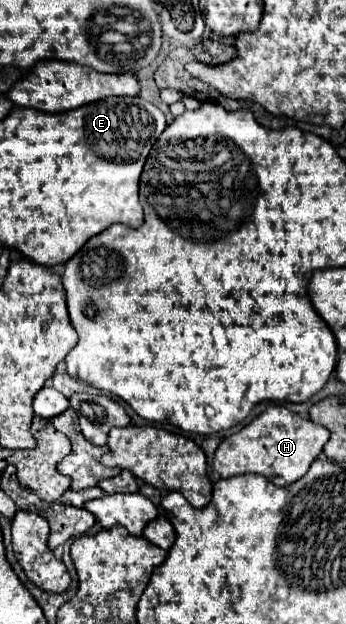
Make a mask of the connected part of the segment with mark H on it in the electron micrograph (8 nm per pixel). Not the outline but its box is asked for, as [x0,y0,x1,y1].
[211,405,329,487]

